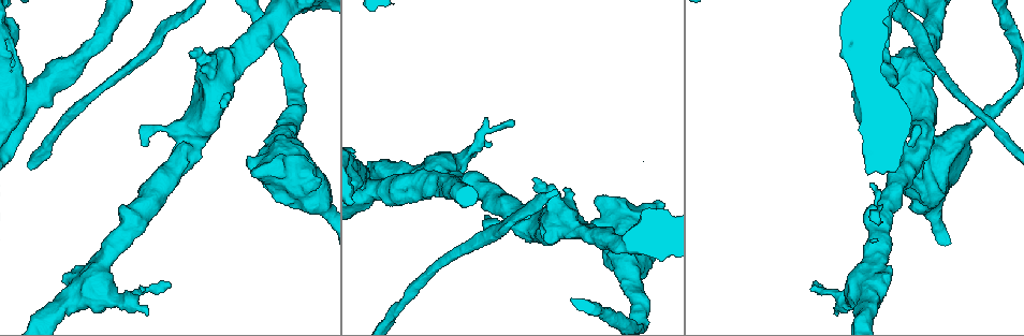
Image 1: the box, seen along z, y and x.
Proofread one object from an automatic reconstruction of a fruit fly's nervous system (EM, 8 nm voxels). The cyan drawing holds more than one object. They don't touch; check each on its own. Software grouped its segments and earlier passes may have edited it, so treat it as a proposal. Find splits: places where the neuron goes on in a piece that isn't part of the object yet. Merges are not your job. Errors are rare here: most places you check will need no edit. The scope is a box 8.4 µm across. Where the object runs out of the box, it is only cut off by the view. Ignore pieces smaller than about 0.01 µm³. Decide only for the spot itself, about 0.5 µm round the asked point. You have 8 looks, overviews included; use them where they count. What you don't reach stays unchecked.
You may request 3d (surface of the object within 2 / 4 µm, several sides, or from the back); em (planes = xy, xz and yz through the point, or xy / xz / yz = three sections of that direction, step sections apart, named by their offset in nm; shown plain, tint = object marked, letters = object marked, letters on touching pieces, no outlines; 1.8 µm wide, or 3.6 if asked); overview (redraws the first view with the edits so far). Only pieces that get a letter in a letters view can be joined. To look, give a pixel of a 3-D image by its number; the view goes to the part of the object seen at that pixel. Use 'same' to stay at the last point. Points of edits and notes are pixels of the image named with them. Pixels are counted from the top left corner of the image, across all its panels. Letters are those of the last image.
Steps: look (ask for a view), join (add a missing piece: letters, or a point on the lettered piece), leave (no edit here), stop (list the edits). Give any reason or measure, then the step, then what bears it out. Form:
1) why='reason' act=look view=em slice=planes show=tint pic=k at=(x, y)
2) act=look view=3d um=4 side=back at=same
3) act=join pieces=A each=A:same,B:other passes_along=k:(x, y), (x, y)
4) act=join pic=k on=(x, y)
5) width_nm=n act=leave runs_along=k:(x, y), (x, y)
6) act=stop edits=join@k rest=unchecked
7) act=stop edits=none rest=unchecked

why='free end' act=look view=em slice=planes show=letters pic=1 at=(193, 52)

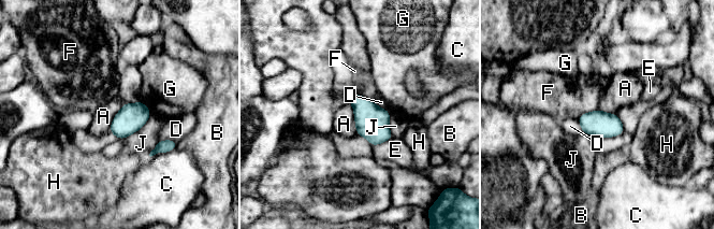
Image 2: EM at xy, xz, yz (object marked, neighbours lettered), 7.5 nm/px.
act=leave each=A:other,B:other,C:other,D:other,E:other,F:other,G:other,H:other,J:other border=2:(349, 101), (352, 106), (356, 134) found='none of them fits'

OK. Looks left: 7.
why='free end' act=look view=3d um=2 pic=1 at=(250, 156)

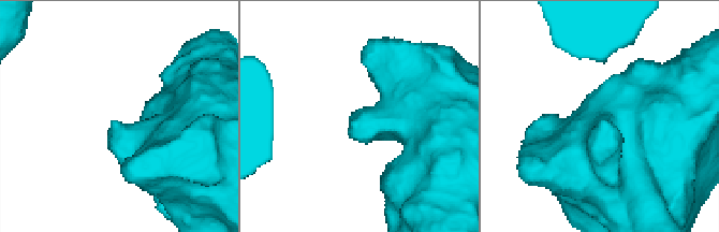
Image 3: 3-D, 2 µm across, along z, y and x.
act=look view=em slice=xy step=16 show=letters pic=3 at=(353, 129)

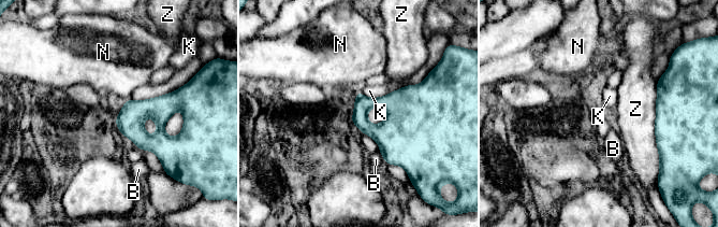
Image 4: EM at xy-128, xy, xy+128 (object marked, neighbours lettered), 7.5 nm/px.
act=leave each=B:other,K:other,N:other,Z:other border=4:(403, 86), (378, 97), (356, 90) found='no lettered piece goes on from it'

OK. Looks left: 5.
why='branch stops here' act=look view=3d um=4 pic=1 at=(168, 282)

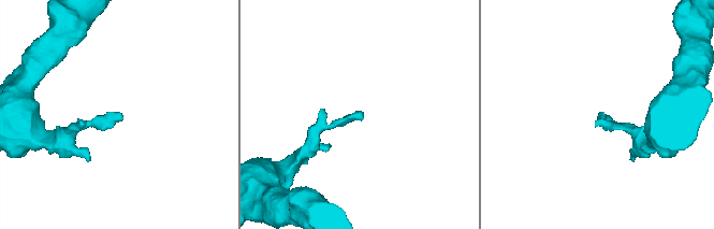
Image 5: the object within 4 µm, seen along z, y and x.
why='now the EM' act=look view=em slice=planes show=tint pic=5 at=(120, 114)

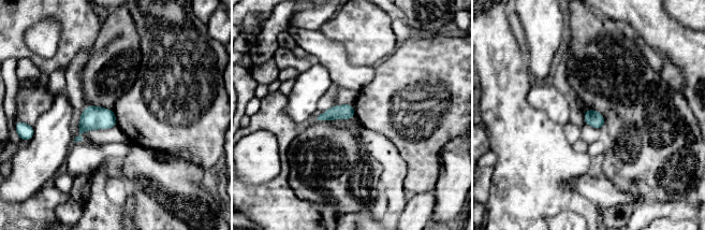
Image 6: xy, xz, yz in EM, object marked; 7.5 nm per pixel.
act=look view=em slice=planes show=letters at=same

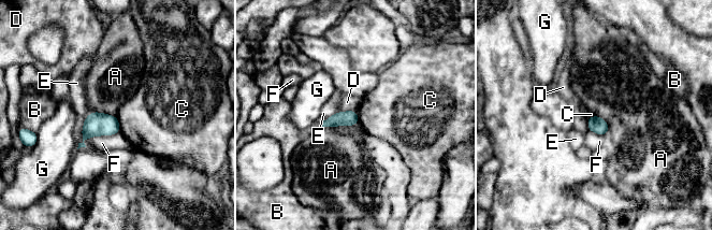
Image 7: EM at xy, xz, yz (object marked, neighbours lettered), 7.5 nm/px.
longest_contact=F:300nm act=leave each=A:other,B:other,C:other,D:other,E:other,F:other,G:other border=7:(116, 115), (120, 131) found='none of them fits'

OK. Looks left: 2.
act=stop edits=none rest=unchecked

